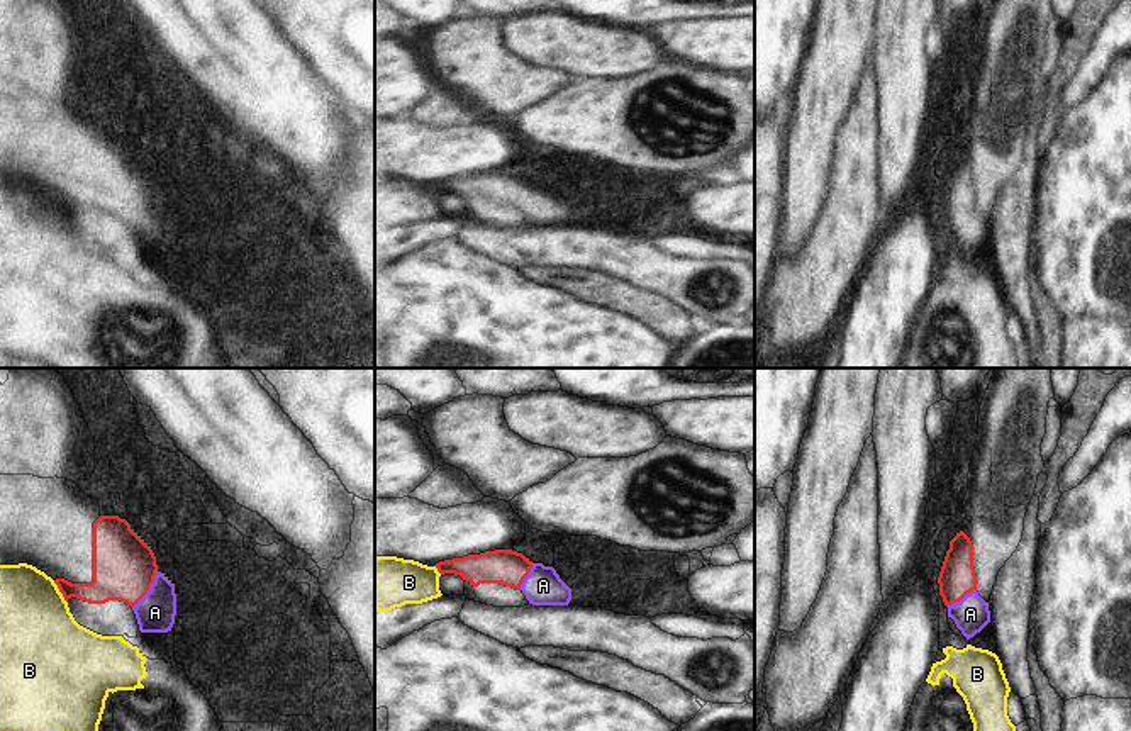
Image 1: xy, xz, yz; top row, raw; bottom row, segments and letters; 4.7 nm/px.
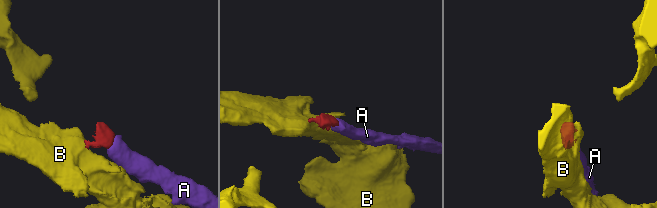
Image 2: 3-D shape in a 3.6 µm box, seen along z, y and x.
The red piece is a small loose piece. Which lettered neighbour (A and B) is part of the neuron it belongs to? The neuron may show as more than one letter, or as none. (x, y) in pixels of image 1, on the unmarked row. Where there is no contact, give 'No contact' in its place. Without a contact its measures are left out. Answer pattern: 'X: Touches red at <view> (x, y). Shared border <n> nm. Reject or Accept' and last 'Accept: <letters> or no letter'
A: Touches red at xy (150, 207). Shared border 220 nm. Accept
B: Touches red at xy (60, 211). Shared border 130 nm. Reject
Accept: A

